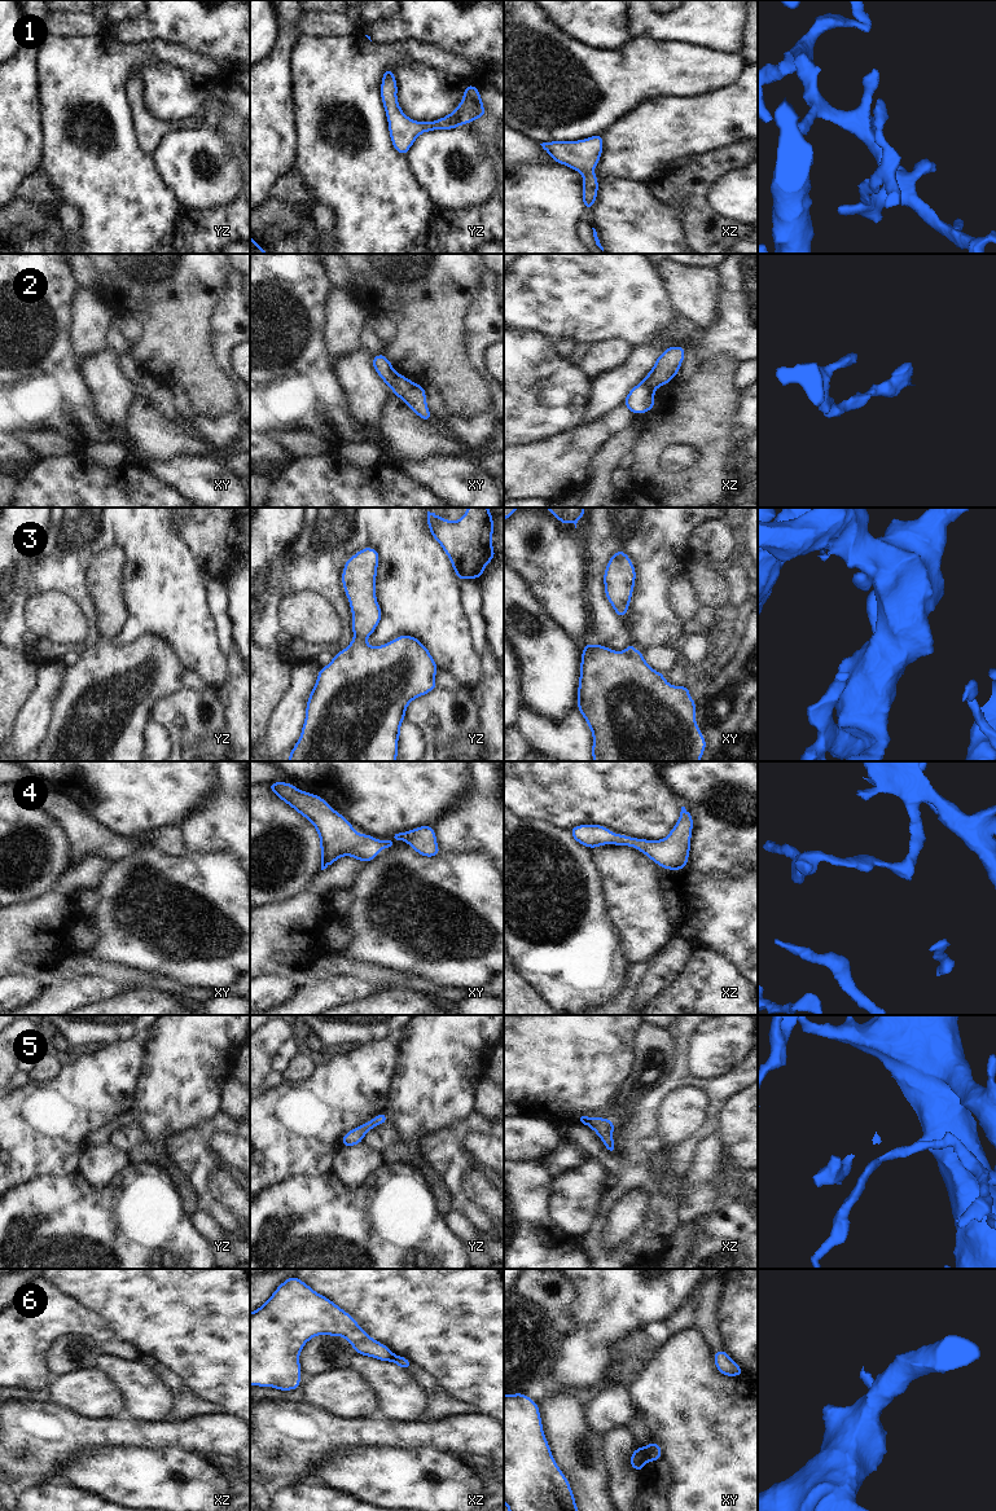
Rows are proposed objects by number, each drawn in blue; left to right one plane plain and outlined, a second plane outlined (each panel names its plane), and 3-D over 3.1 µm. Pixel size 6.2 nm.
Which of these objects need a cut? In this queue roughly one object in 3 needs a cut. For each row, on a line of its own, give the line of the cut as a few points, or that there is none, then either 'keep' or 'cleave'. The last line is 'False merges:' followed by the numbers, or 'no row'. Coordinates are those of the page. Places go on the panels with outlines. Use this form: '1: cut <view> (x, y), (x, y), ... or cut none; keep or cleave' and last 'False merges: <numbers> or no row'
1: cut none; keep
2: cut xy (395, 373), (393, 391); cleave
3: cut none; keep
4: cut none; keep
5: cut none; keep
6: cut xy (645, 1448), (646, 1461); cleave
False merges: 2, 6

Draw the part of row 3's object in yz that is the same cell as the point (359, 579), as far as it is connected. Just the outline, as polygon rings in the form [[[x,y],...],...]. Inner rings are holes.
[[[369,546],[360,549],[345,563],[342,585],[352,612],[354,640],[347,649],[337,653],[326,667],[320,668],[316,684],[308,695],[302,734],[289,754],[289,761],[396,761],[400,725],[405,719],[408,704],[438,688],[434,676],[439,668],[417,637],[403,634],[381,646],[365,644],[382,619],[382,610],[376,597],[378,563],[378,550]]]

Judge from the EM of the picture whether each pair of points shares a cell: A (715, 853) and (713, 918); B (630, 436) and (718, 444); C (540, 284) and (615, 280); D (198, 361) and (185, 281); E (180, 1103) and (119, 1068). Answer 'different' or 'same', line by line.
A: different
B: different
C: same
D: same
E: different

